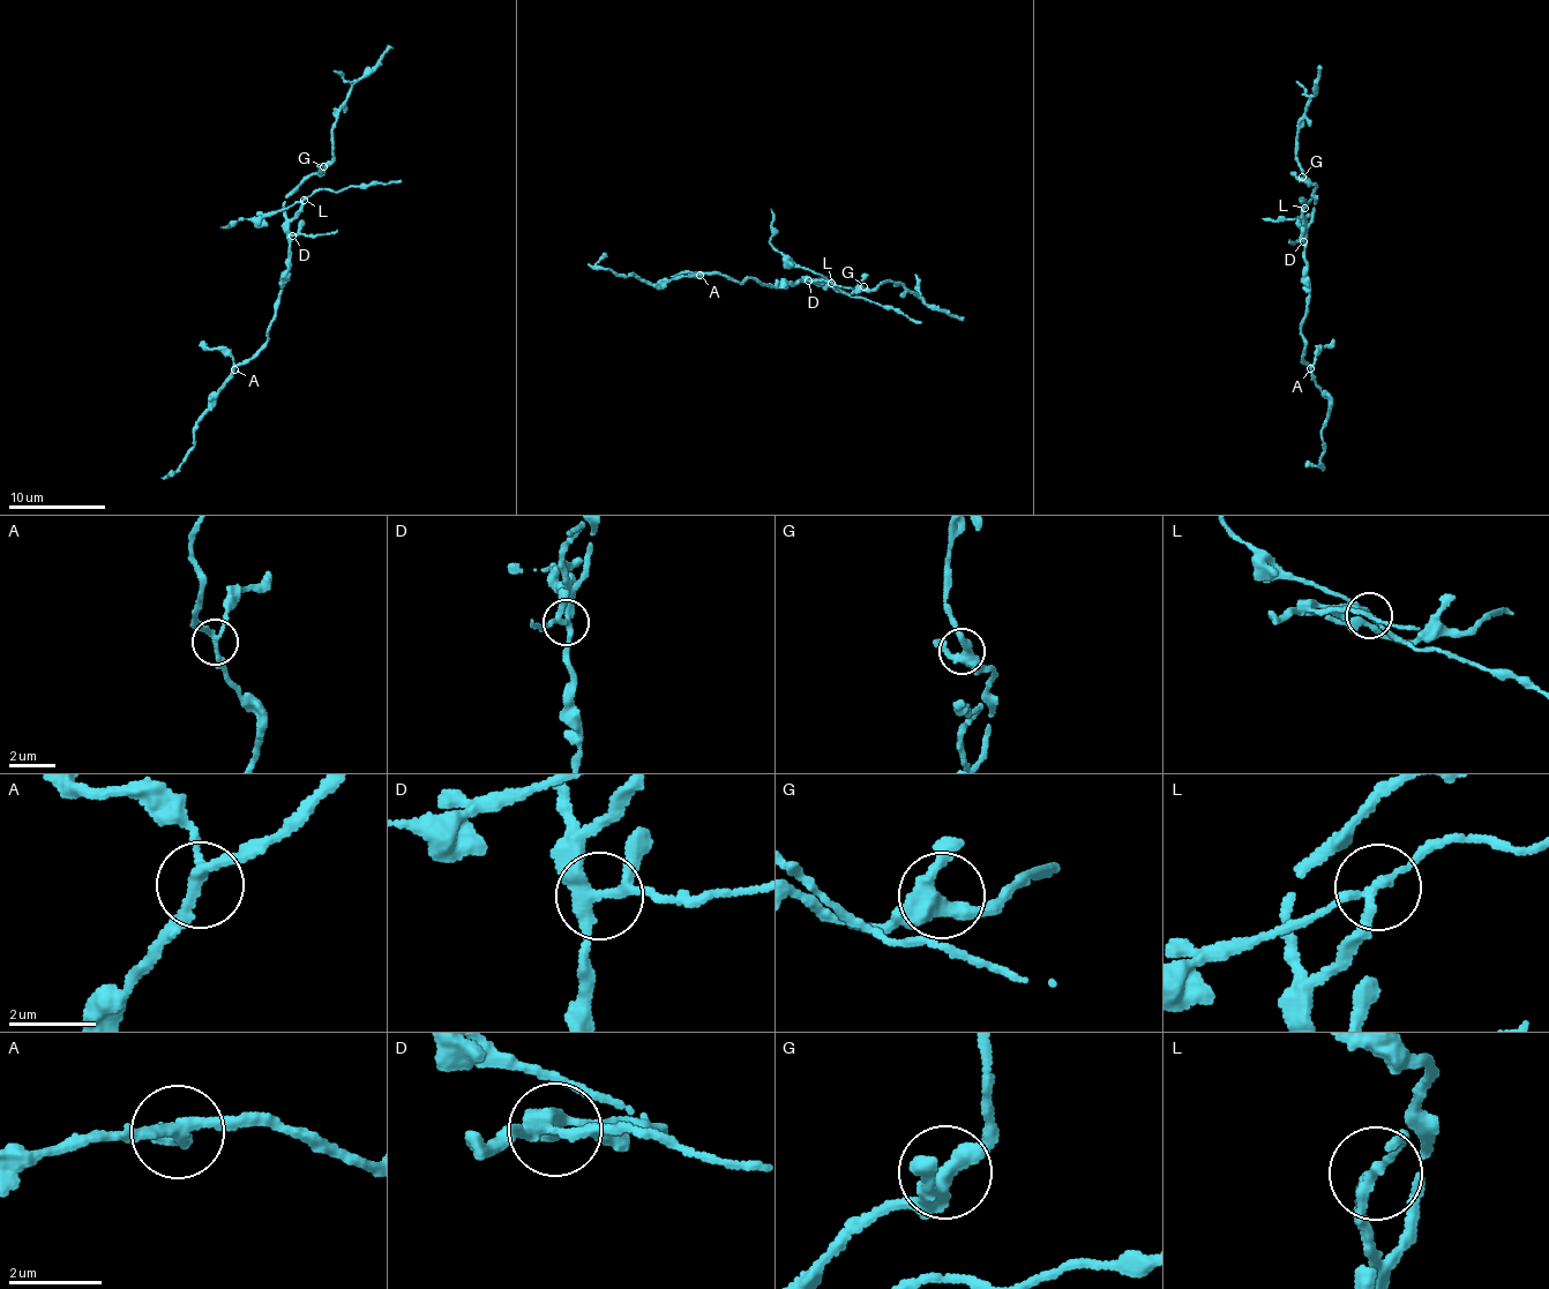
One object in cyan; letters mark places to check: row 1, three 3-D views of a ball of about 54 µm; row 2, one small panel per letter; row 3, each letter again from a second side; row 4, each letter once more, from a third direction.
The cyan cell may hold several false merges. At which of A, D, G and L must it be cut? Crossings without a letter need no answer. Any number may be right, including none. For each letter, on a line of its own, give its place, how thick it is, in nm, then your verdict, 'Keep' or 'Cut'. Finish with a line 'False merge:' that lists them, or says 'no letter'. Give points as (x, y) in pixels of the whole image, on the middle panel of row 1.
A: Place: (700, 275). Thickness 190 nm. Keep
D: Place: (808, 280). Thickness 280 nm. Cut
G: Place: (863, 286). Thickness 360 nm. Keep
L: Place: (831, 283). Thickness 170 nm. Cut
False merge: D, L

